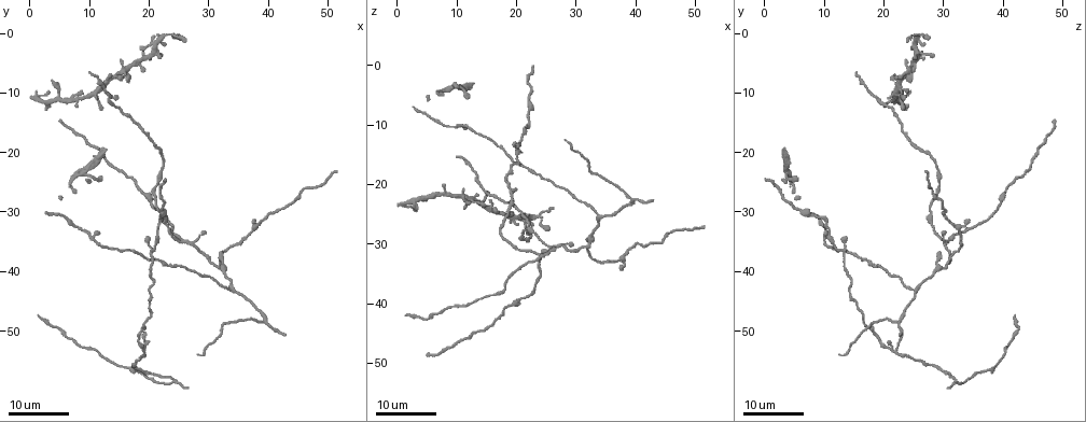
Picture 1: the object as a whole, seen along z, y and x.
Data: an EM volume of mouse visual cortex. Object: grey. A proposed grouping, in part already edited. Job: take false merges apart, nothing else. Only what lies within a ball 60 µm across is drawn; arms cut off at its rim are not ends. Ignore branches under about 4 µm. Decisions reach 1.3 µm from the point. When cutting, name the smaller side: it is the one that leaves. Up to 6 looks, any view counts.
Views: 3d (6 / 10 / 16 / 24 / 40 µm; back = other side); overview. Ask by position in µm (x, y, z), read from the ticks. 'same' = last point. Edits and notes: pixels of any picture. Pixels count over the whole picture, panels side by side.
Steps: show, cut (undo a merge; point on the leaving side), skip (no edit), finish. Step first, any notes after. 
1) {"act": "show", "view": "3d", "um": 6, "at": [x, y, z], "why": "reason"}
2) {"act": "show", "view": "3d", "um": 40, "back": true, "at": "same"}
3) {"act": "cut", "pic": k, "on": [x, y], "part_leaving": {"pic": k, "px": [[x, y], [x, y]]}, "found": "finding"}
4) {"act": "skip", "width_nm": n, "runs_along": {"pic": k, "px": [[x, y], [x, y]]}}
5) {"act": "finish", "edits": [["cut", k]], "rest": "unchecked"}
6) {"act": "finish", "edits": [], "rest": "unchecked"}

{"act": "show", "view": "3d", "um": 16, "at": [34.0, 42.5, 25.5], "why": "three-way junction"}

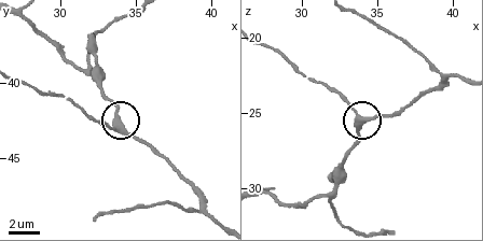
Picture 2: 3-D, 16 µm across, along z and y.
{"act": "show", "view": "3d", "um": 6, "at": [34.0, 43.0, 25.6]}

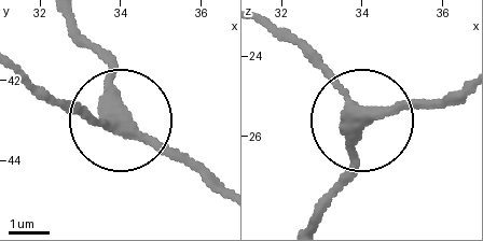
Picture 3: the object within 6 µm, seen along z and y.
{"act": "skip", "width_nm": 330, "found": "one neuron here"}

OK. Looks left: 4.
{"act": "show", "view": "3d", "um": 16, "at": [20.0, 37.5, 13.5], "why": "two arms in line, one across"}

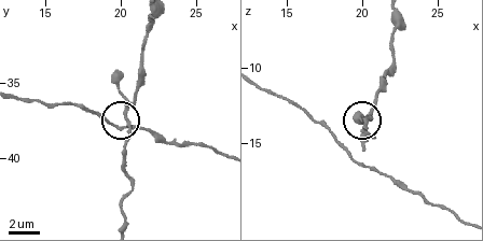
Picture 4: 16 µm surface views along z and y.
{"act": "show", "view": "3d", "um": 10, "at": "same", "why": "zoom in"}

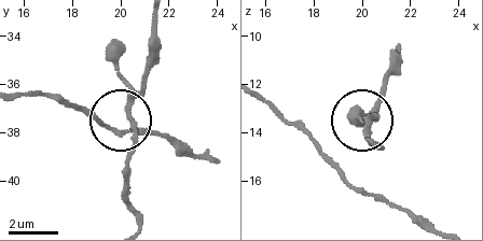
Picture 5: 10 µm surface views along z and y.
{"act": "skip", "width_nm": 180, "found": "all the same neuron"}

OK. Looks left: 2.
{"act": "show", "view": "3d", "um": 24, "at": [31.5, 39.0, 30.5], "why": "small branch off a trunk"}

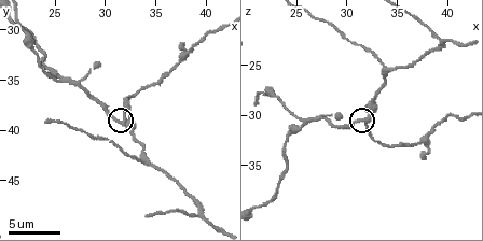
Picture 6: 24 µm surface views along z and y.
{"act": "show", "view": "3d", "um": 10, "at": [31.6, 39.2, 30.6]}

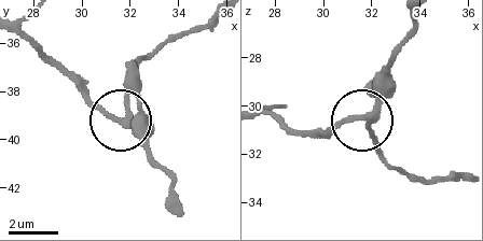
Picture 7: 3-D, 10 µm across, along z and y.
{"act": "skip", "width_nm": 250, "runs_along": {"pic": 7, "px": [[412, 18], [383, 93], [367, 116], [374, 152]]}, "found": "one neuron here"}

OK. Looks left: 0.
{"act": "finish", "edits": [], "rest": "unchecked"}

